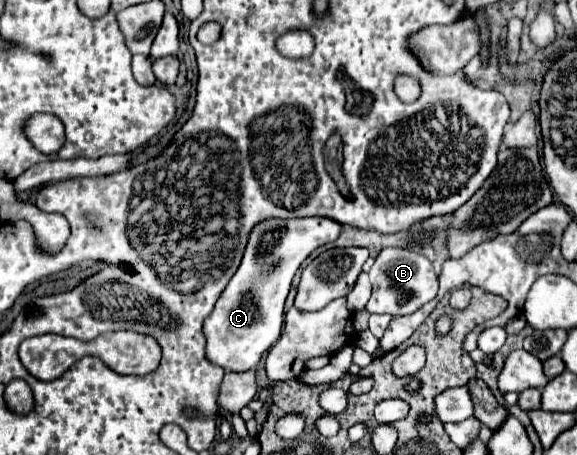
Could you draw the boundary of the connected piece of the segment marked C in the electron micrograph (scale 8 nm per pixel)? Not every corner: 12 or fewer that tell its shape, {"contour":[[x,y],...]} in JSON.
{"contour":[[270,218],[204,322],[208,360],[256,368],[330,218]]}

